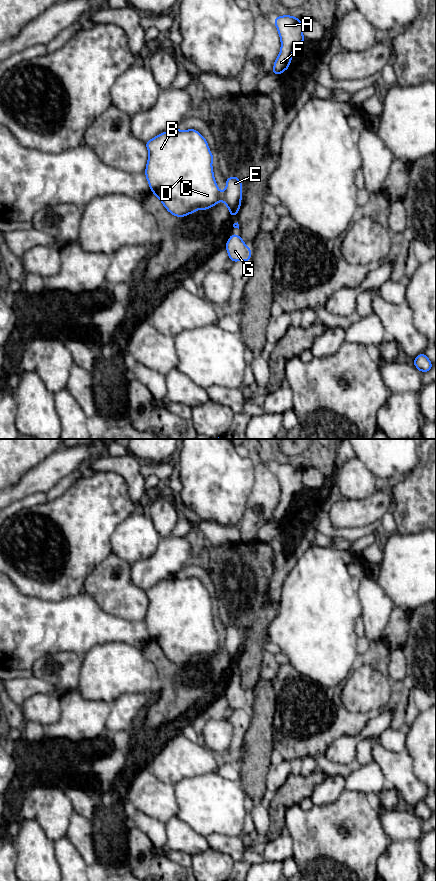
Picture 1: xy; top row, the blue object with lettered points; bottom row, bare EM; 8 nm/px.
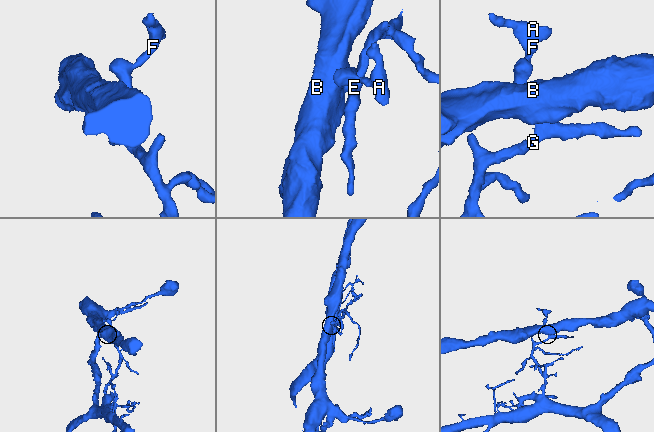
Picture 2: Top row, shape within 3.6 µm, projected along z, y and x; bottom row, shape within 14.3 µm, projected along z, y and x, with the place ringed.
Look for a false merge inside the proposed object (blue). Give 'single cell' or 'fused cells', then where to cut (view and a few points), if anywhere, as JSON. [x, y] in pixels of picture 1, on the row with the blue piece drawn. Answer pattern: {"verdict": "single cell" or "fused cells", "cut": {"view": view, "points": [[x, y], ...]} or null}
{"verdict": "fused cells", "cut": {"view": "xy", "points": [[221, 193], [222, 199]]}}

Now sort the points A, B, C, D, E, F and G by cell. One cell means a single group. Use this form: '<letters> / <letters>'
A E F G / B C D

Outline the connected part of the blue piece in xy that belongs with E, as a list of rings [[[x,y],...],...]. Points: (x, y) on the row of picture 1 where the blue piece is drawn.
[[[236,176],[226,179],[226,189],[222,193],[222,200],[227,206],[231,217],[235,217],[241,206],[242,181]]]

